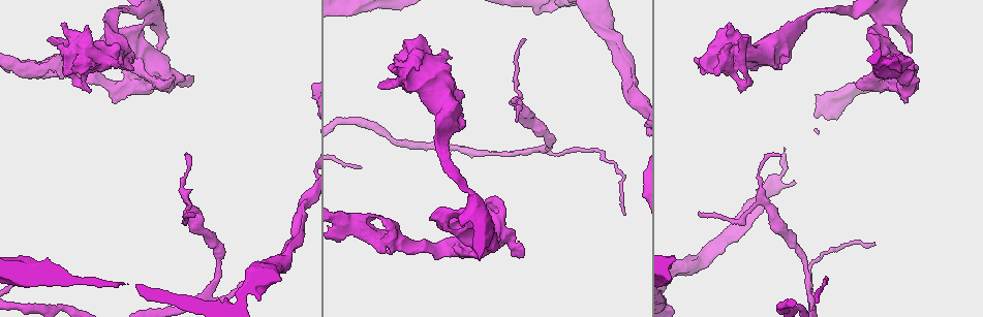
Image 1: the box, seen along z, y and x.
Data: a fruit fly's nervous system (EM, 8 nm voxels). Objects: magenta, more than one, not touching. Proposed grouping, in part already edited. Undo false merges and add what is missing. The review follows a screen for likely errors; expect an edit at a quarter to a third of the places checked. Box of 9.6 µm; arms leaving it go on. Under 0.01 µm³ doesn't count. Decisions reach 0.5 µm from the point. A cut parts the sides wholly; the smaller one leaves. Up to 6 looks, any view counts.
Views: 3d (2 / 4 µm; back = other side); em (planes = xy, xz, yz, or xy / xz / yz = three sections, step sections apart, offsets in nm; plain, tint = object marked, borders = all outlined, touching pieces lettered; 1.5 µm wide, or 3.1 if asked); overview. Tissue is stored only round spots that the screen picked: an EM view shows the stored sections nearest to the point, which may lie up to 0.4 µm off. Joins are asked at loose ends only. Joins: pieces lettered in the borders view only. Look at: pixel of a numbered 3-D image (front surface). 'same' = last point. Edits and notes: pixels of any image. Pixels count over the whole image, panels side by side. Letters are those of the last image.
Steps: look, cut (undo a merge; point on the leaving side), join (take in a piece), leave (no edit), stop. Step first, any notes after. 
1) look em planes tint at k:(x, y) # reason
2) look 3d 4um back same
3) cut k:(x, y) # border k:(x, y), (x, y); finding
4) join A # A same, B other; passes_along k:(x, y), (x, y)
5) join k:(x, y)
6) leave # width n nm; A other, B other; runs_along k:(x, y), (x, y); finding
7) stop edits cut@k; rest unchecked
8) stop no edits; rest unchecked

look em planes plain at 1:(192, 81) # free end

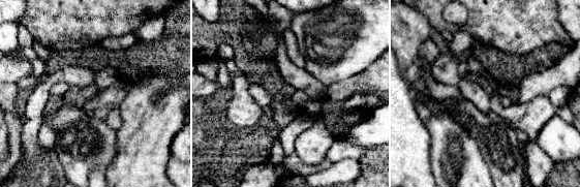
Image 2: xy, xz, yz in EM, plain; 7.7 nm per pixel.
look em planes borders same # what lies round it

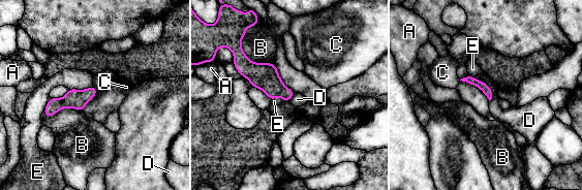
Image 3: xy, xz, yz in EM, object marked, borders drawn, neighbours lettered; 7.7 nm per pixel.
leave # A other, B other, C other, D other, E other; runs_along 3:(93, 91), (57, 103), (47, 114); no lettered piece goes on from it

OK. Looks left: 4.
look em xy step 8 tint at 1:(515, 80) # abrupt turn

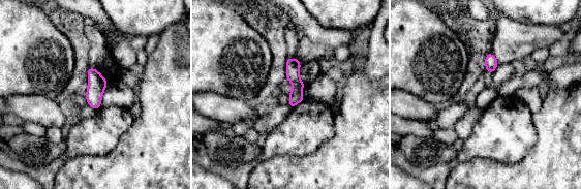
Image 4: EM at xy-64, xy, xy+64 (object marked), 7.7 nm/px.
look em planes borders same

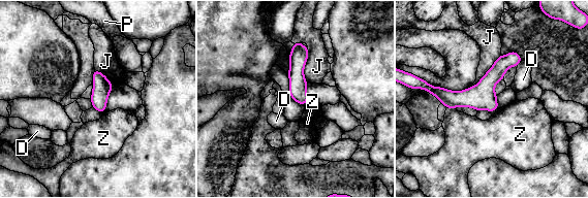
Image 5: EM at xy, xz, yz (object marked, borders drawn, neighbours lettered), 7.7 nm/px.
leave # width 140 nm; D other, J other, P other, Z other; border 5:(500, 55), (486, 73), (471, 87); one neuron here

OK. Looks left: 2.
look 3d 2um at 1:(798, 246) # sudden change in width

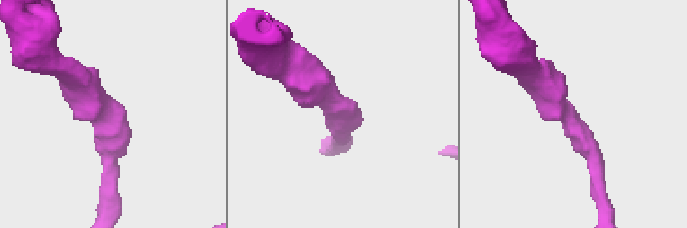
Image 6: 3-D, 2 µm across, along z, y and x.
look em yz step 8 borders at 6:(574, 116) # need the tissue

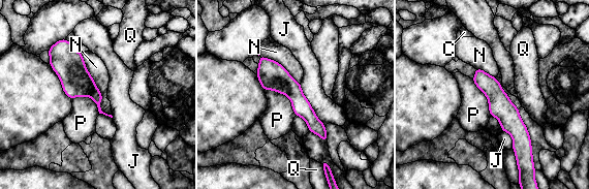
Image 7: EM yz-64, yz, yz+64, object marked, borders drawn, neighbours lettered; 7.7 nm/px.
leave # C other, J other, N other, P other, Q other; border 7:(300, 84), (304, 96), (324, 126); continuous, no second neuron

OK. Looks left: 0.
stop no edits; rest unchecked

